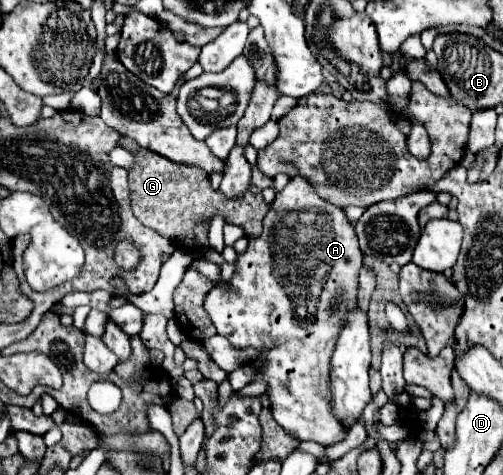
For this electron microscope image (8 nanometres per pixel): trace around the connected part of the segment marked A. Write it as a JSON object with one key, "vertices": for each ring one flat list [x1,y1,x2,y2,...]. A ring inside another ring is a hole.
{"vertices":[[294,177,290,179,290,183,284,187,284,191,278,191,276,193,276,199,274,199,274,205,272,209,268,211,268,215,264,217,264,231,260,237,250,237,248,239,248,249,246,253,240,255,240,259,236,261,236,275,232,277,230,285,236,289,236,291,226,291,222,289,220,285,216,285,210,295,206,295,206,301,204,301,204,307,212,319,212,323,216,325,216,329,220,329,220,335,224,335,236,349,258,349,260,355,256,359,252,359,250,365,254,363,262,363,260,369,256,369,256,375,254,375,254,381,266,381,268,383,268,389,266,389,266,397,270,401,270,411,272,411,272,417,276,423,280,423,282,429,286,429,286,433,294,435,296,439,300,441,316,441,320,445,332,445,336,441,342,441,344,439,344,427,338,423,338,419,330,413,330,359,332,359,332,351,334,351,334,343,344,327,344,317,356,307,356,291,358,291,358,273,360,273,360,267,362,267,362,251,358,247,358,237,354,233,354,227,350,225,350,221,346,219,344,211,330,205,328,201,320,199,314,189,310,187,310,183,304,179,304,177],[274,255,278,255,278,277,276,277,276,269,274,269]]}

